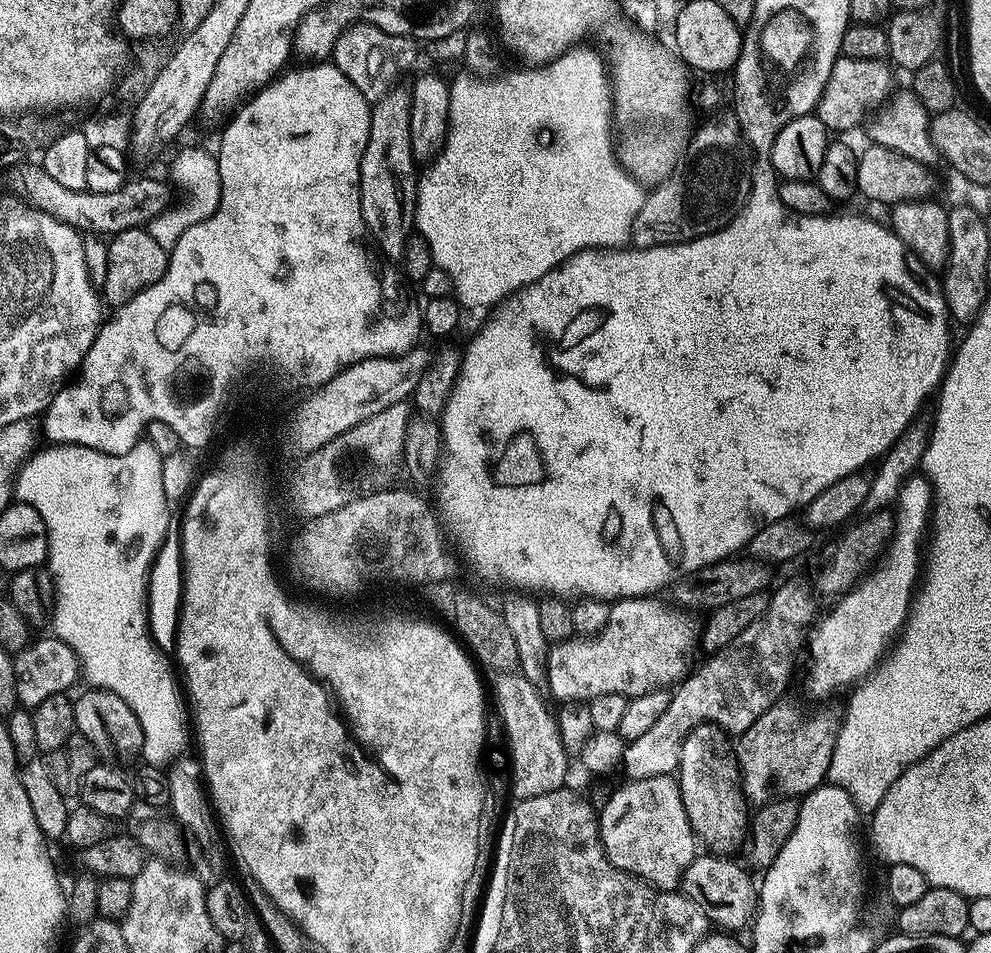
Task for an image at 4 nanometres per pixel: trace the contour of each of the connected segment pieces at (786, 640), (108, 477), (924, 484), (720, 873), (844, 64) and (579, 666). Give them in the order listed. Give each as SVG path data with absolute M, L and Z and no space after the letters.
M788 584L780 587L769 597L768 606L758 620L744 628L734 640L728 642L721 650L709 655L698 670L691 672L675 687L666 711L654 722L651 729L646 730L641 738L631 741L624 750L622 769L633 780L645 780L652 776L671 775L680 764L682 742L688 737L690 730L700 724L716 724L729 735L739 736L750 728L766 712L779 701L779 696L786 686L790 674L790 666L786 663L788 652L795 646L796 640L809 627L808 620L812 608L808 601L802 600L802 592Z
M146 442L136 444L126 454L106 454L77 444L48 446L45 452L39 452L20 465L14 477L14 496L19 503L34 506L42 514L42 522L46 522L46 567L62 601L52 614L51 631L56 639L74 649L80 659L83 679L88 679L91 687L118 694L134 710L138 726L142 726L144 741L139 755L144 756L143 763L164 768L185 755L188 724L190 728L190 712L173 661L155 644L148 629L148 575L156 552L166 538L170 511L170 501L162 490L164 457Z
M913 474L905 479L894 503L894 527L878 563L833 603L837 604L817 622L816 629L814 624L807 633L808 652L812 655L808 680L814 695L859 685L876 671L901 635L922 576L920 543L923 540L925 543L933 512L932 481L923 474Z
M700 854L690 862L682 881L683 895L697 904L709 922L720 927L717 929L732 930L728 928L740 928L744 923L747 925L758 908L758 888L754 880L752 884L753 877L739 863L736 865L734 861L728 860L732 858L720 854L708 855L712 856Z
M837 56L818 105L818 115L829 133L848 132L858 127L864 119L867 121L893 95L892 72L893 65L884 60Z
M637 598L635 600L617 600L612 604L610 610L610 618L606 622L606 626L601 632L595 634L576 634L567 640L562 640L553 643L546 652L546 659L543 661L544 666L544 680L548 688L552 691L552 696L556 699L556 702L563 702L566 700L582 700L589 701L594 698L598 698L598 694L622 694L626 697L641 696L646 694L650 690L655 688L668 688L675 685L677 681L685 675L684 670L684 655L688 652L688 647L692 644L692 624L687 620L687 615L684 615L681 611L671 610L670 612L664 605L659 604L659 599L656 598Z

